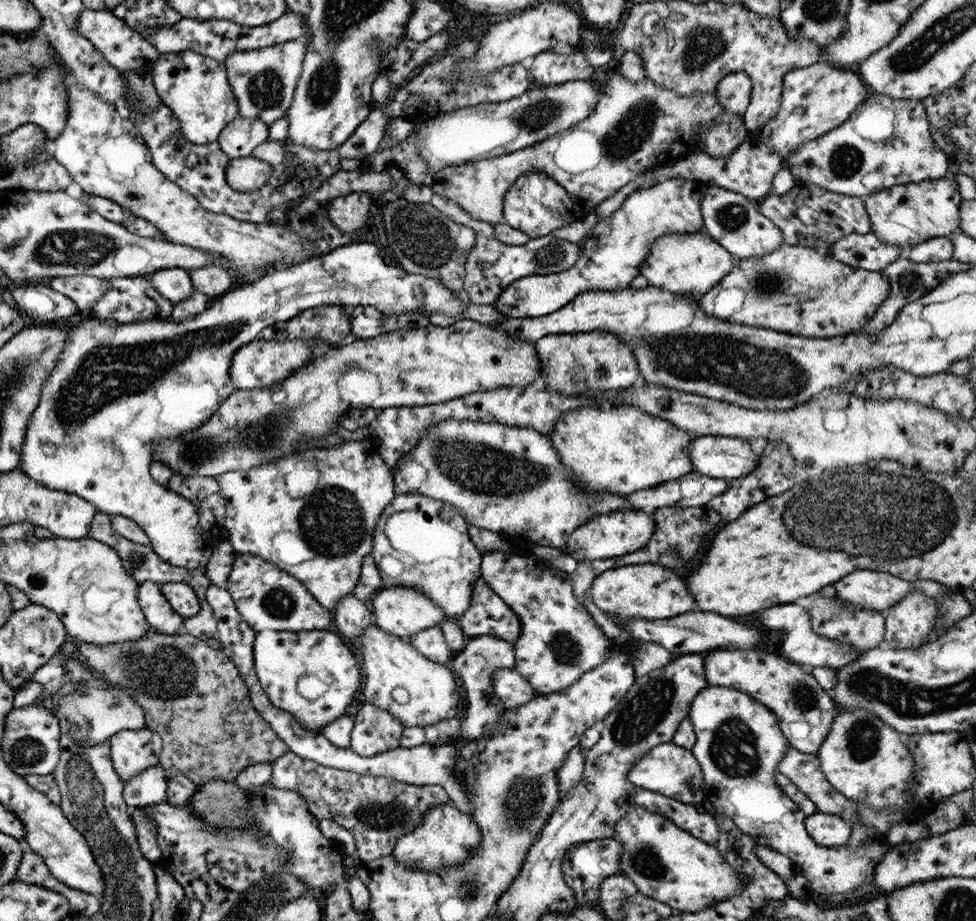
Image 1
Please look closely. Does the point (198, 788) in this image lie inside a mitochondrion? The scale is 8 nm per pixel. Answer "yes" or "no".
no

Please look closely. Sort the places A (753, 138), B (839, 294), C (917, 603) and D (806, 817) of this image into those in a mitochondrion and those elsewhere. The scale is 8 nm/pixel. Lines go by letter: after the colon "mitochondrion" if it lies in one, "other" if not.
A: other
B: other
C: other
D: other

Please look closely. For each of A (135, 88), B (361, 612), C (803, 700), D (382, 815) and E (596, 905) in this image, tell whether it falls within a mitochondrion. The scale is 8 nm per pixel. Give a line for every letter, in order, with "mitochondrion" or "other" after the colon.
A: mitochondrion
B: other
C: mitochondrion
D: mitochondrion
E: other

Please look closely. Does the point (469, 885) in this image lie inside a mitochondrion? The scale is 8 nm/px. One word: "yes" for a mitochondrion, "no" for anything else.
yes

